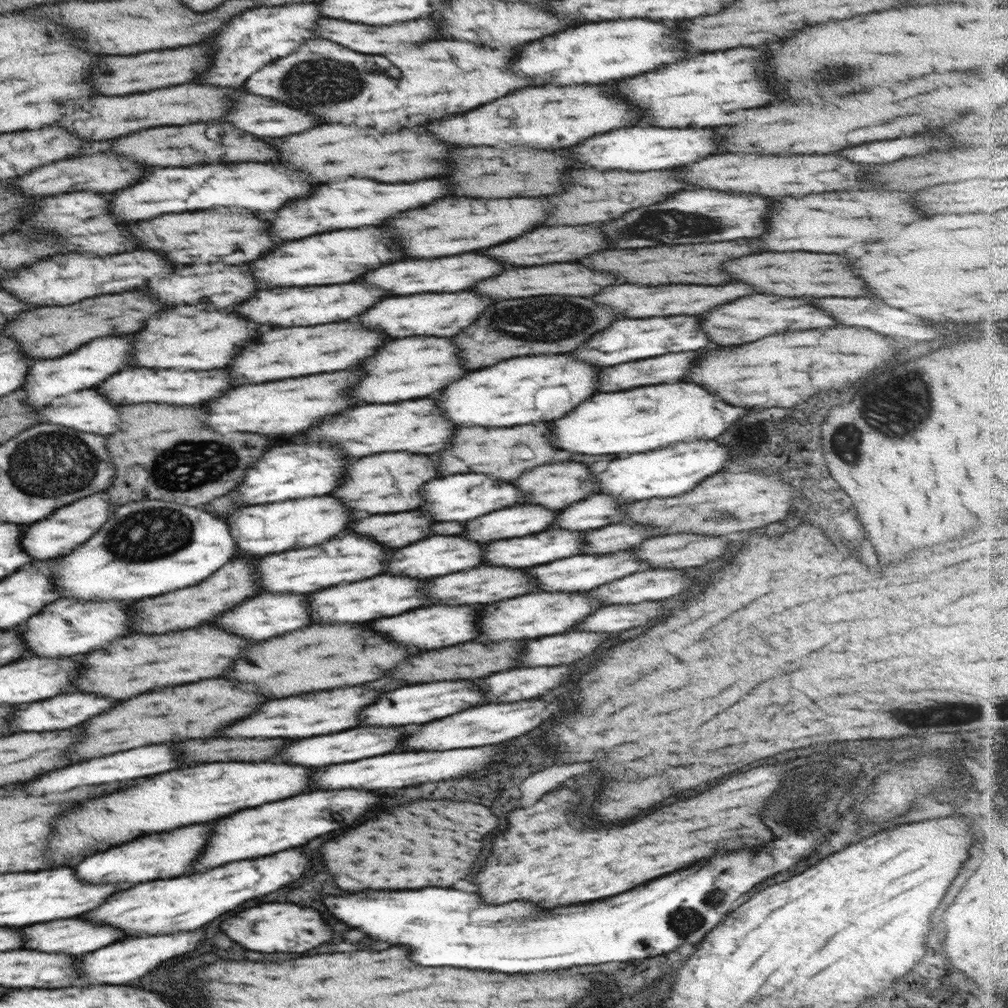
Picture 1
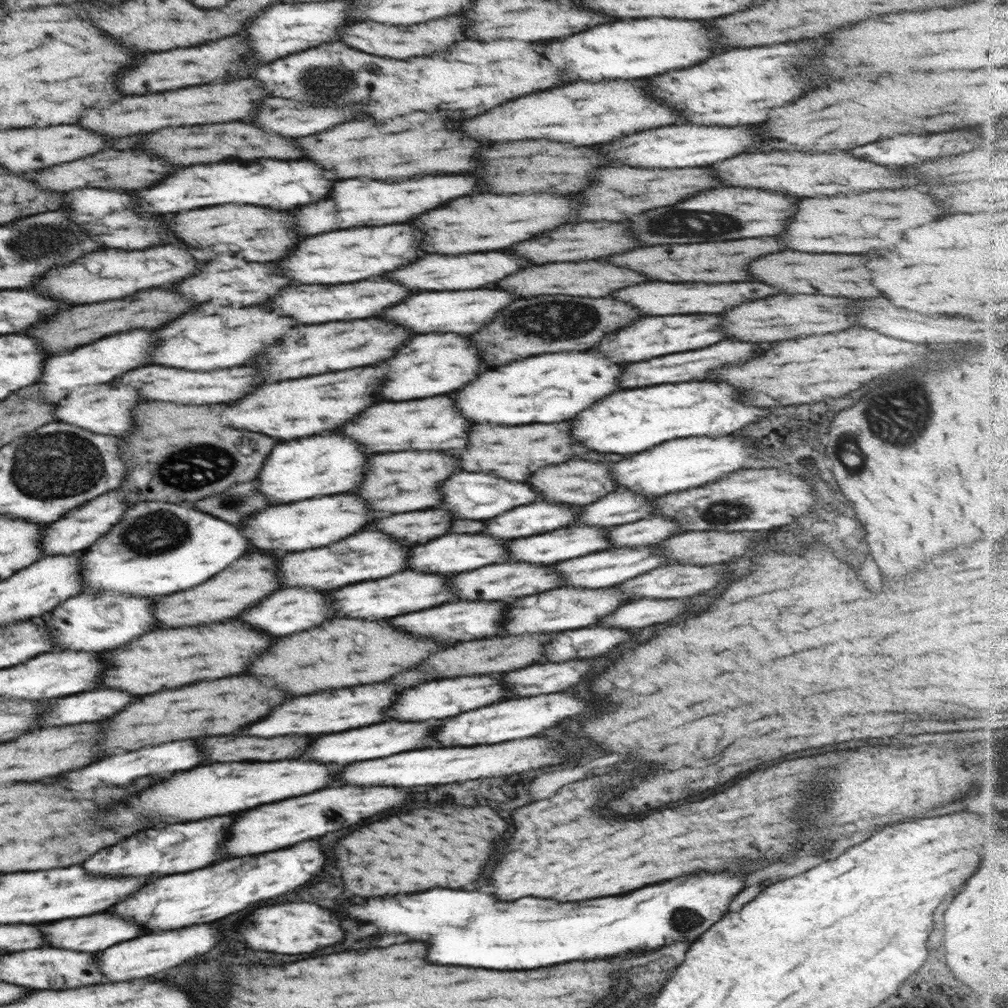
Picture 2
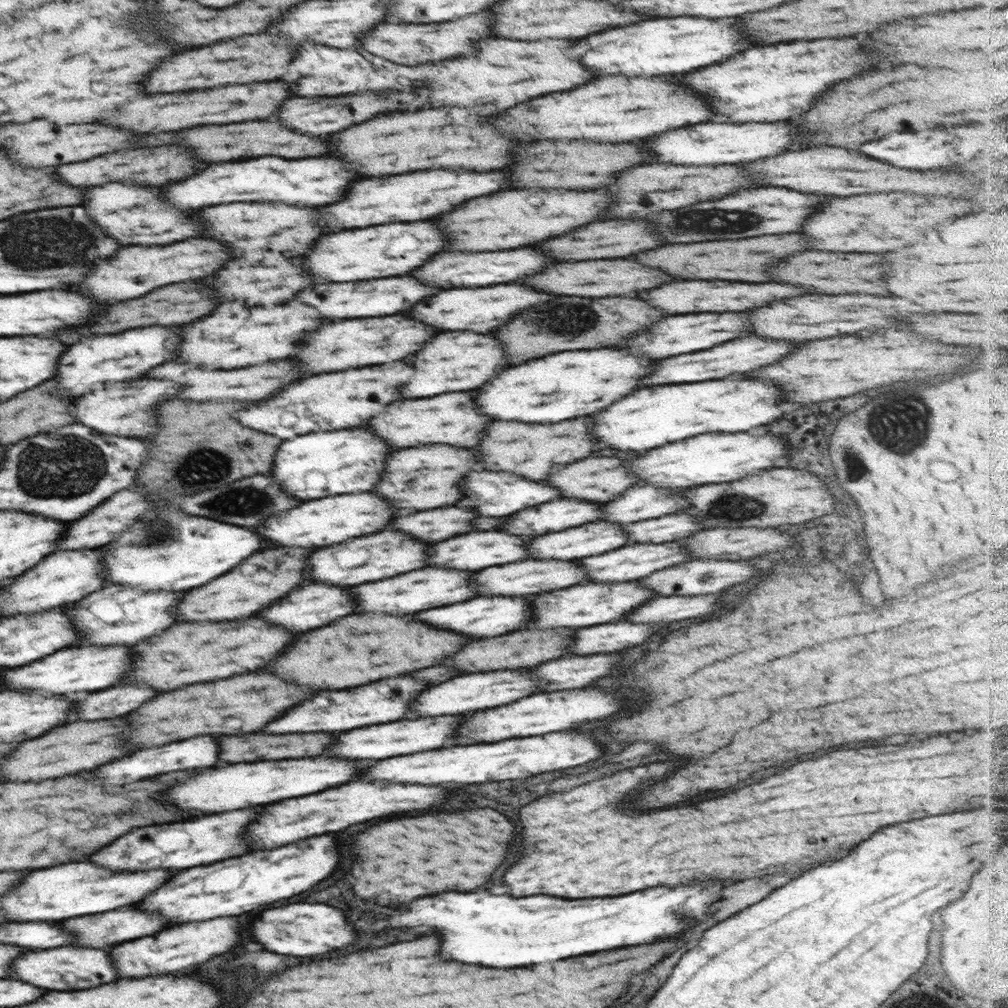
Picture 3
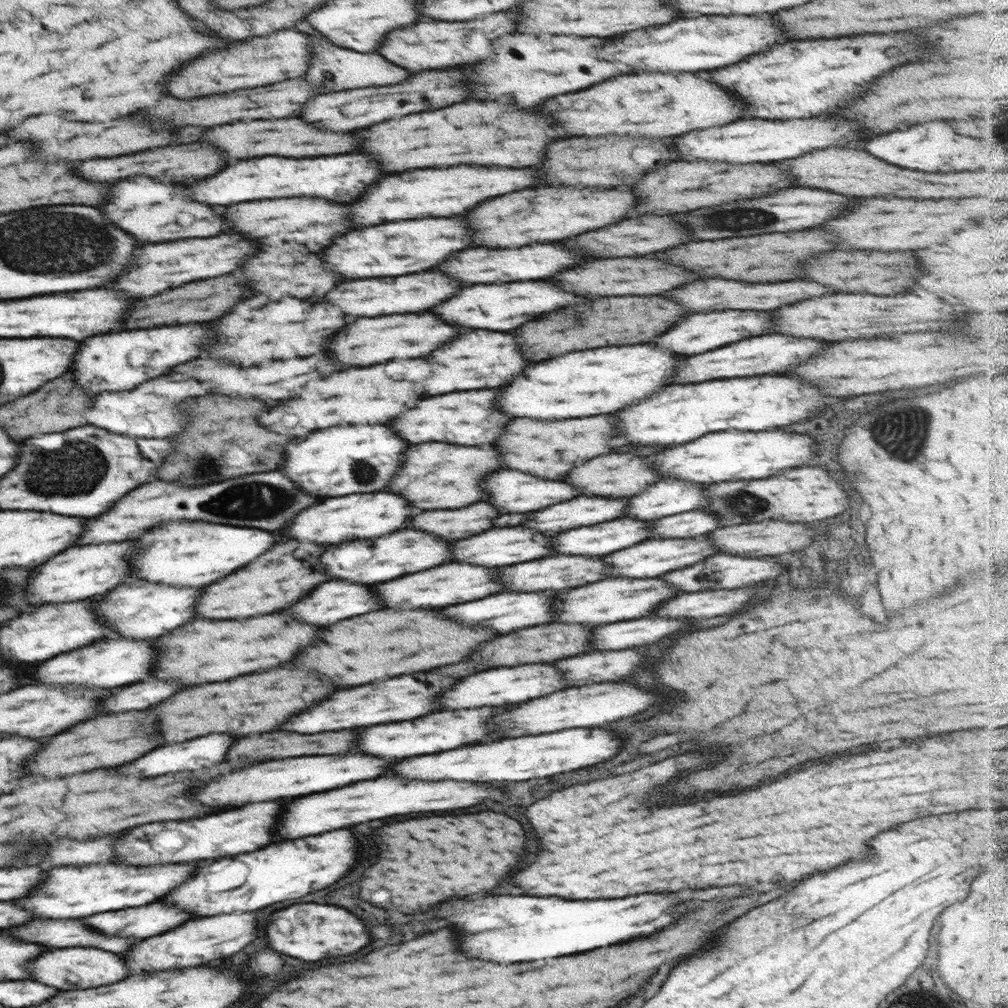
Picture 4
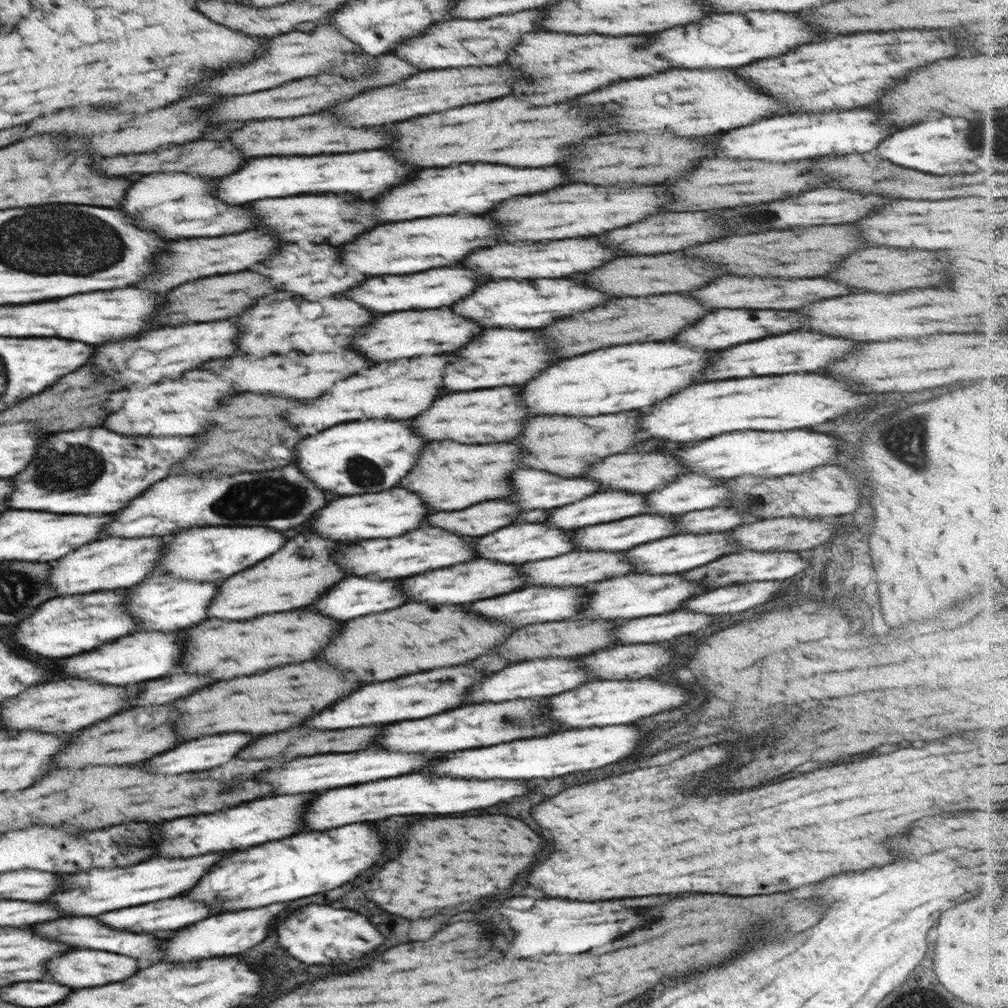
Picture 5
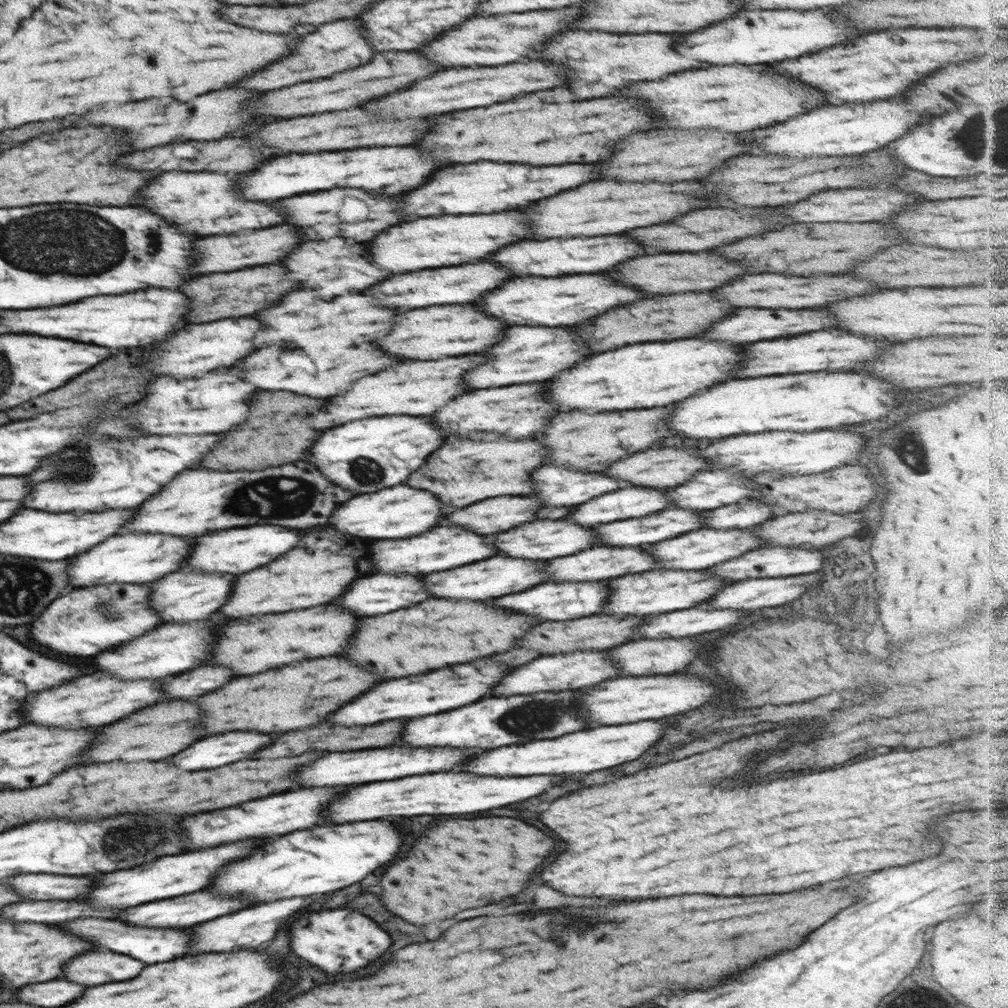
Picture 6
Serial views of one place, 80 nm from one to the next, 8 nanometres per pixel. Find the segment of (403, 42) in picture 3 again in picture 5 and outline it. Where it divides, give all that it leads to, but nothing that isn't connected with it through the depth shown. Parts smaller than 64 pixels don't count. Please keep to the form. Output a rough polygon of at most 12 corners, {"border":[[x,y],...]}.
{"border":[[538,10],[448,20],[390,52],[418,70],[496,66]]}

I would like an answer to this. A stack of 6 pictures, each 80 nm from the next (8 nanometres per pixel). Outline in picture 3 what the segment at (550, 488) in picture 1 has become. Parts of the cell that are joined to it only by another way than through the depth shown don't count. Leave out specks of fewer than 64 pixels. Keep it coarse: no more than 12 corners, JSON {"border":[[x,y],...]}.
{"border":[[618,458],[558,466],[546,482],[568,498],[606,502],[634,487]]}

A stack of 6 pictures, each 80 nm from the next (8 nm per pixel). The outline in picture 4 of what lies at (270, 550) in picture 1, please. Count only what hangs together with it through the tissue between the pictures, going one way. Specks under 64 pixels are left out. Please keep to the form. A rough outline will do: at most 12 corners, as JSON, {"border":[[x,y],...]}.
{"border":[[390,492],[326,498],[282,538],[338,544],[402,530],[412,506]]}

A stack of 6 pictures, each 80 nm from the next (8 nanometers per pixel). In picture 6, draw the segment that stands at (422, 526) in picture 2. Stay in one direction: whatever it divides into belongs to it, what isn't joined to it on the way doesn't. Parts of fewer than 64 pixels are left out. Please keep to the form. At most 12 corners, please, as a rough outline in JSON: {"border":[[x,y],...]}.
{"border":[[500,496],[446,520],[476,534],[532,522],[536,498]]}

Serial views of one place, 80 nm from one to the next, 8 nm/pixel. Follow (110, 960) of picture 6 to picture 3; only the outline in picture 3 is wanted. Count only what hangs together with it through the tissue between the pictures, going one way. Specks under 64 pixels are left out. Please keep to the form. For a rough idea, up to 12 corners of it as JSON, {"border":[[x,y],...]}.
{"border":[[104,950],[26,952],[12,978],[46,990],[114,982]]}

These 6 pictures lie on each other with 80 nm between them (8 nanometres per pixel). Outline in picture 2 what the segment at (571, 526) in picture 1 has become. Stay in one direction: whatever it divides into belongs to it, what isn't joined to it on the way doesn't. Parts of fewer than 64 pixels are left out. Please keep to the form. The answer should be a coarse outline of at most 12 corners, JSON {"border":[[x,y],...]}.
{"border":[[612,492],[582,506],[578,522],[618,526],[648,519],[645,494]]}

